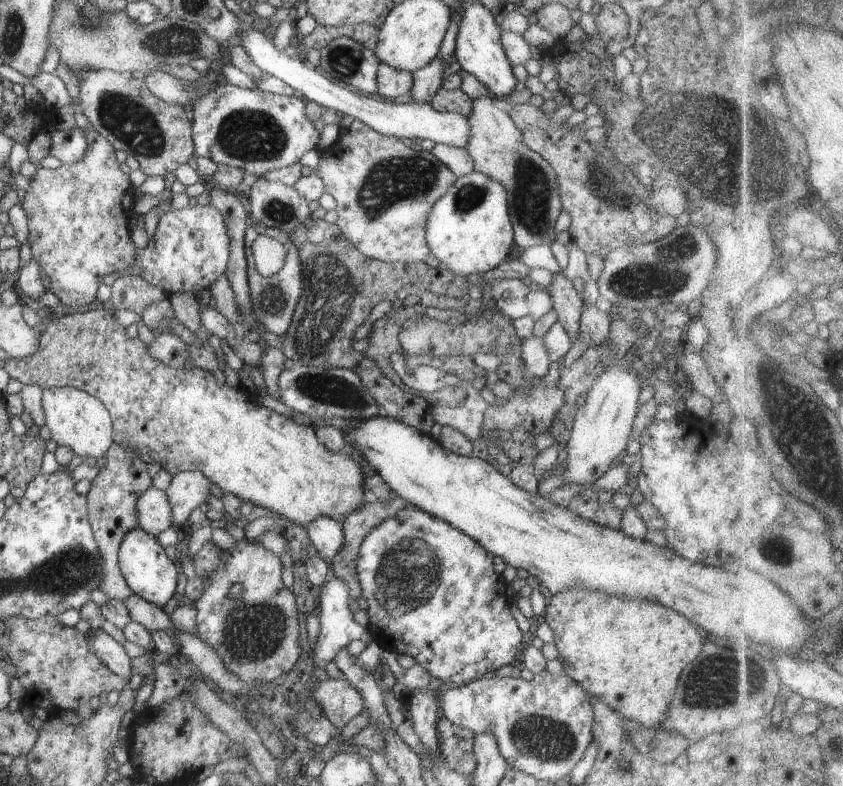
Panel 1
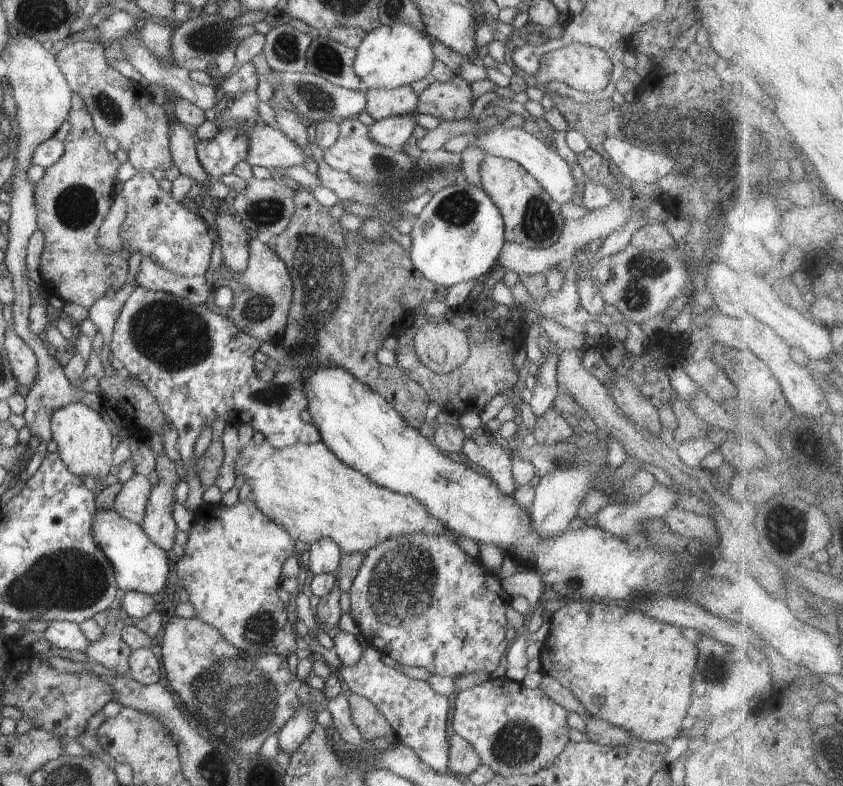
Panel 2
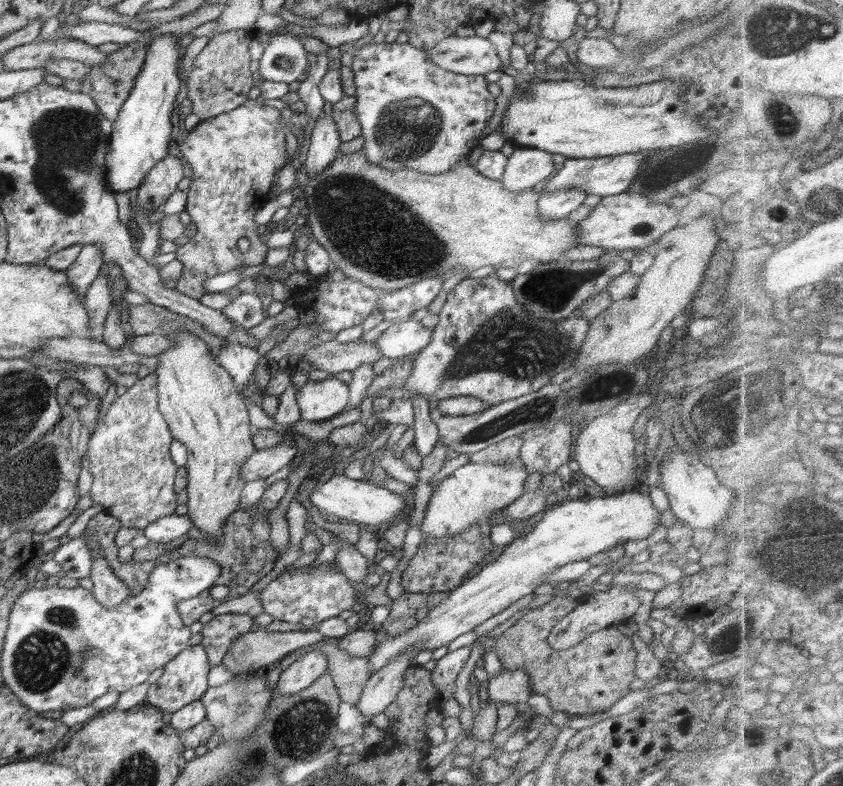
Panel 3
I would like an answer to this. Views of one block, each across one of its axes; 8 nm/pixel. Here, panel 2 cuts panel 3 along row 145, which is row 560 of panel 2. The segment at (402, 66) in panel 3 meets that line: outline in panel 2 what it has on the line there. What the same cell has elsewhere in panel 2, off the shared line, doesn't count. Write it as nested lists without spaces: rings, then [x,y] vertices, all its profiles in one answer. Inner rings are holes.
[[[414,532],[414,534],[402,534],[402,536],[394,536],[394,538],[386,538],[382,540],[382,544],[378,544],[376,548],[372,548],[367,552],[365,559],[354,578],[352,586],[349,590],[352,618],[356,621],[360,629],[361,636],[367,640],[370,647],[377,648],[382,655],[391,656],[396,662],[406,666],[418,666],[426,668],[432,674],[441,676],[450,676],[454,680],[466,674],[474,674],[474,672],[486,672],[491,674],[498,666],[502,656],[506,654],[510,643],[506,641],[506,630],[508,630],[508,620],[506,620],[506,608],[508,608],[511,600],[510,594],[506,594],[499,586],[499,581],[490,570],[477,562],[475,558],[470,558],[452,538],[448,536],[430,536],[424,532]]]

